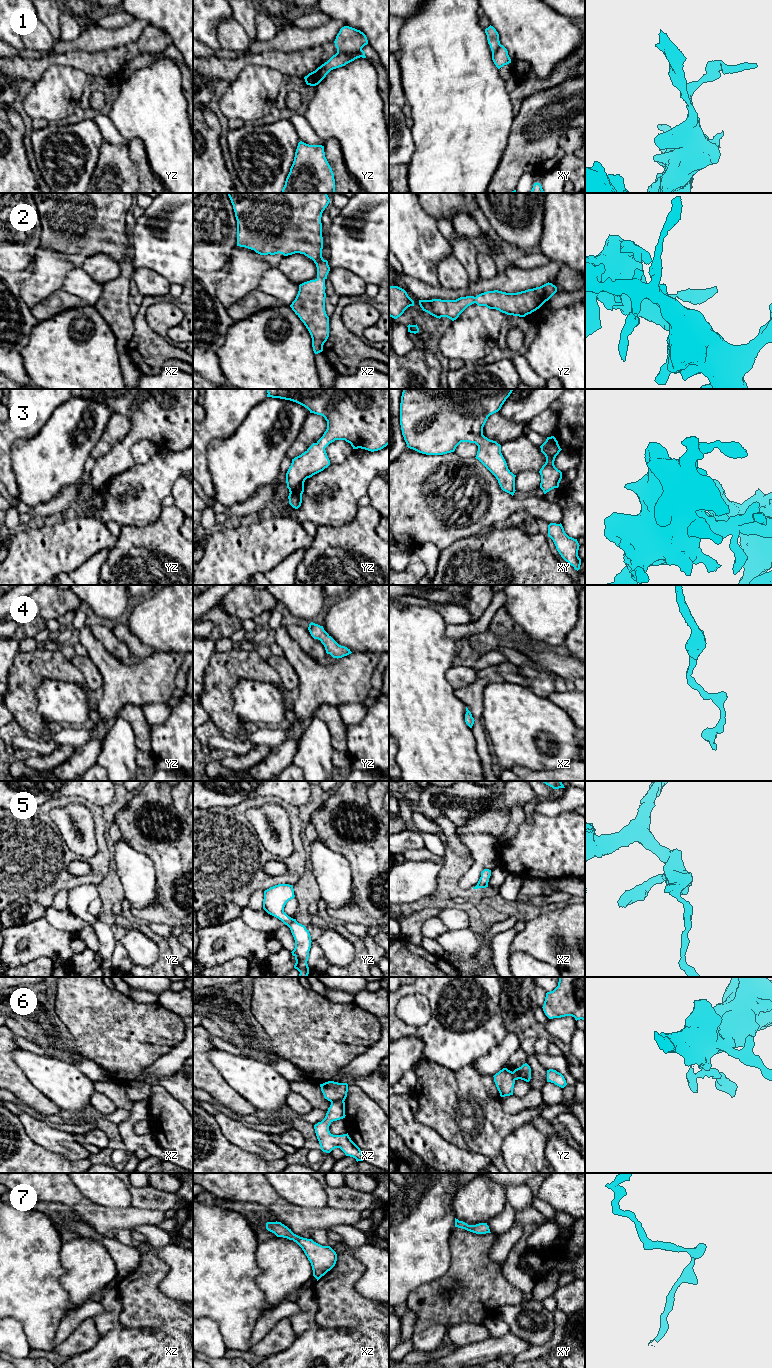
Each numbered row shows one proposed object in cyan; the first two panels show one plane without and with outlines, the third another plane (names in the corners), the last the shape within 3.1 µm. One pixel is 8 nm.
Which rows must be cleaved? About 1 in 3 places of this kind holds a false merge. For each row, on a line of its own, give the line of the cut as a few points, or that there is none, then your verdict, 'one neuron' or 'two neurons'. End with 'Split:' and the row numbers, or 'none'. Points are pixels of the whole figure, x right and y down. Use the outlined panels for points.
1: cut in yz along (361, 48), (355, 51), (337, 53); two neurons
2: no cut; one neuron
3: no cut; one neuron
4: no cut; one neuron
5: no cut; one neuron
6: cut in xz along (343, 1100), (331, 1102); two neurons
7: no cut; one neuron
Split: 1, 6

